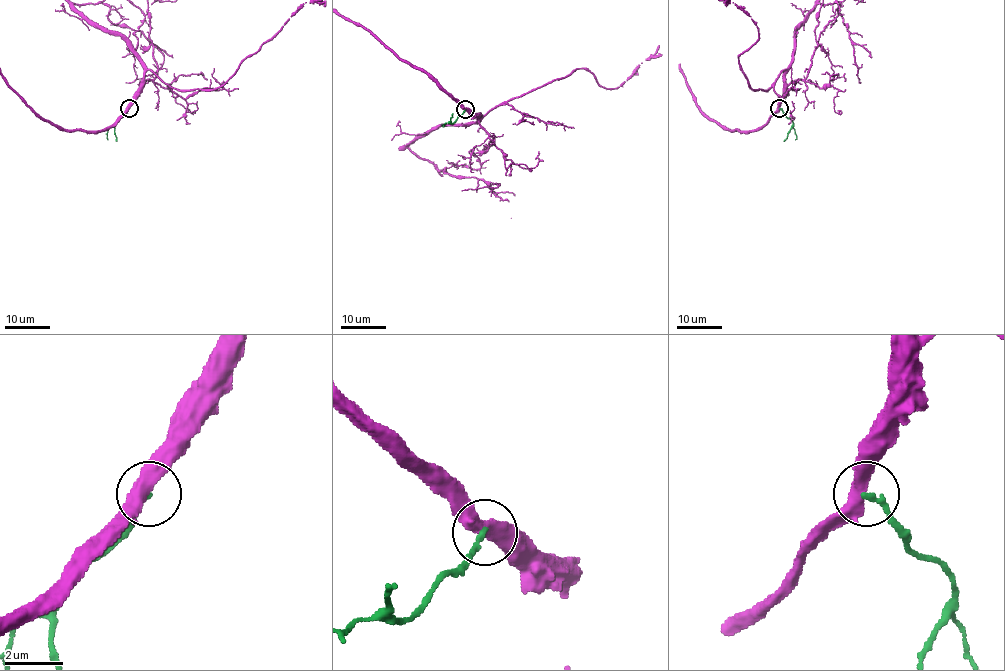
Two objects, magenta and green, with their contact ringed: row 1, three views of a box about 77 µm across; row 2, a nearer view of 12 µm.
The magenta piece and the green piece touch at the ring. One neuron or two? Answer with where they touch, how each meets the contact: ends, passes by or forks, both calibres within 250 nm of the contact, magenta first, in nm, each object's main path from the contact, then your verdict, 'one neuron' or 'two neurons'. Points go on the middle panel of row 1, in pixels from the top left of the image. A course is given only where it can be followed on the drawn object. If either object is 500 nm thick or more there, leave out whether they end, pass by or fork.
place (465, 109); magenta passes by; green ends; calibres 480 and 200 nm; course green (465, 110), (453, 123), (450, 121), (452, 113); two neurons

